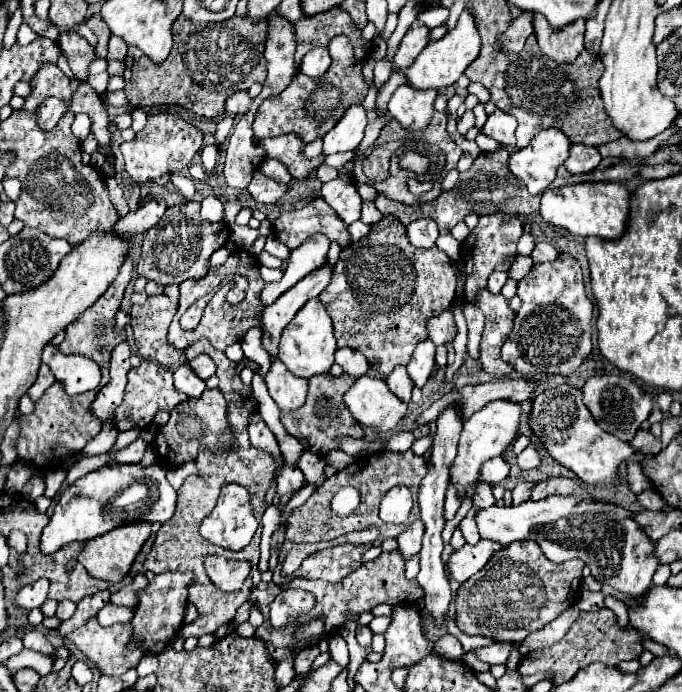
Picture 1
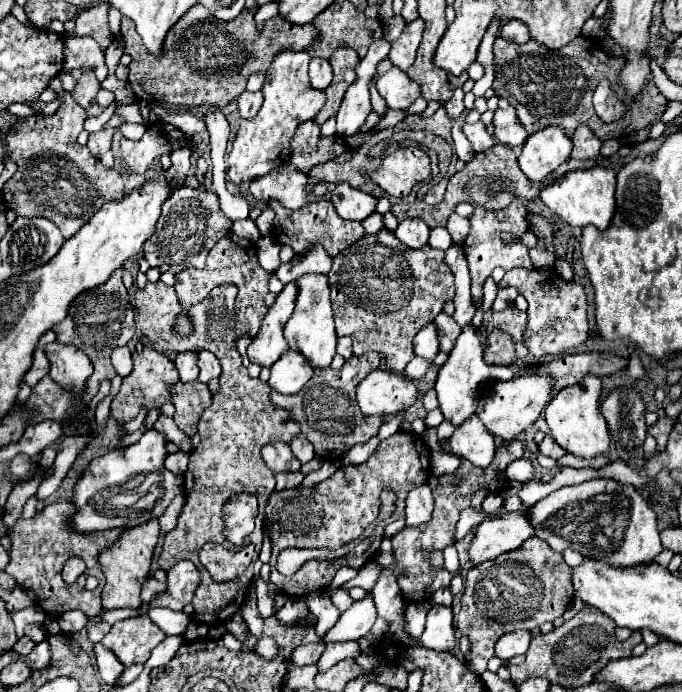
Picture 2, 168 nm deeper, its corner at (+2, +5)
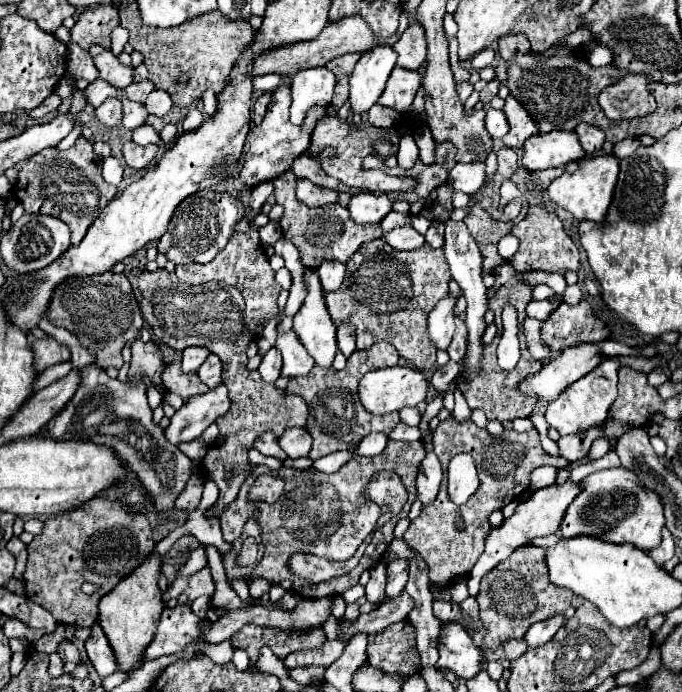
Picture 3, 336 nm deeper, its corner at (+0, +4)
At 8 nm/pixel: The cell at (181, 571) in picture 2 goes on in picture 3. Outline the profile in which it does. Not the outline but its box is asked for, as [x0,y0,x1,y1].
[179,546,207,576]

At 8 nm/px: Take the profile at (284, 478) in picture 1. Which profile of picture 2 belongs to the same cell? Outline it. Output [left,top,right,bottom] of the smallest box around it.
[263,441,301,473]

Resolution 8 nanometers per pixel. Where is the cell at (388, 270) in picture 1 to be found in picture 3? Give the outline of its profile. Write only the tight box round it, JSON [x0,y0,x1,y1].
[325,238,449,372]

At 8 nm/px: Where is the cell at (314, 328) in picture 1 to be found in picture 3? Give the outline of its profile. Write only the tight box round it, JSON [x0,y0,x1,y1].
[293,270,337,368]

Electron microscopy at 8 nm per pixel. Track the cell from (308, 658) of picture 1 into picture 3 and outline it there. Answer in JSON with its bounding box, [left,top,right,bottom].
[283,640,345,670]

